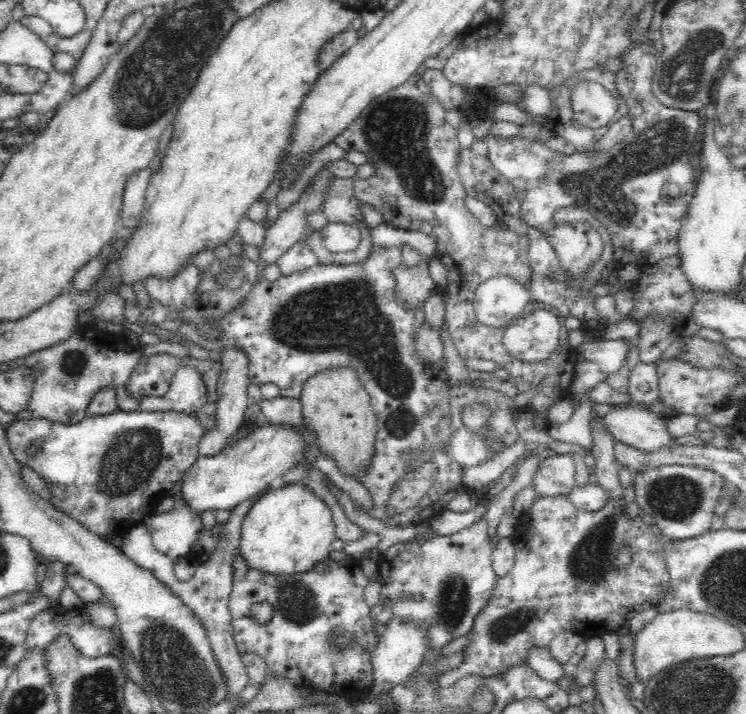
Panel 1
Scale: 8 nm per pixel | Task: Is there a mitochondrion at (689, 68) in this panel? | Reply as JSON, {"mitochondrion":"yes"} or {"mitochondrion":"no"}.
{"mitochondrion":"yes"}

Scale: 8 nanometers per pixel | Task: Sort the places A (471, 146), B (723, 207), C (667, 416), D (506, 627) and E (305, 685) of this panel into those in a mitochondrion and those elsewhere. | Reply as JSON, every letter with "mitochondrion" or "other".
{"A":"other","B":"other","C":"other","D":"mitochondrion","E":"other"}

